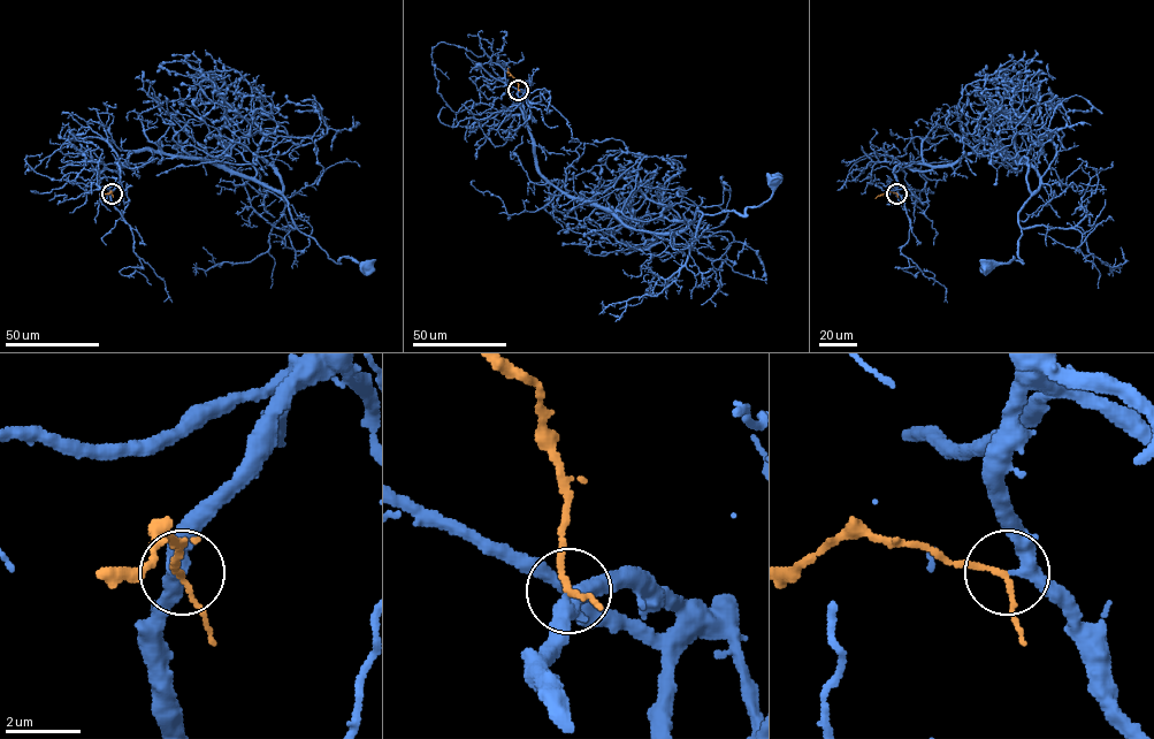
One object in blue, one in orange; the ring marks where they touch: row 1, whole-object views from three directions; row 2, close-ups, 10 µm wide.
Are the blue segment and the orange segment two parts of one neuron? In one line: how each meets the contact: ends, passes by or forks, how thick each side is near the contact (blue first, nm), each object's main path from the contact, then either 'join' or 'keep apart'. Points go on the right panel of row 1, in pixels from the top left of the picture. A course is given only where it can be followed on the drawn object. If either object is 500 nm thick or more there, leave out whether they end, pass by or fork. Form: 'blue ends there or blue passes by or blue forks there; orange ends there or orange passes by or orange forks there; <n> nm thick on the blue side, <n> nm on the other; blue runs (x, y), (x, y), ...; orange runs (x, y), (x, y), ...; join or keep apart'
blue passes by; orange passes by; 320 nm thick on the blue side, 130 nm on the other; blue runs (896, 193), (901, 164), (947, 165), (991, 150), (1023, 159), (1040, 175), (1018, 213), (1023, 263), (986, 266); orange runs (896, 193), (888, 191), (876, 198); join

